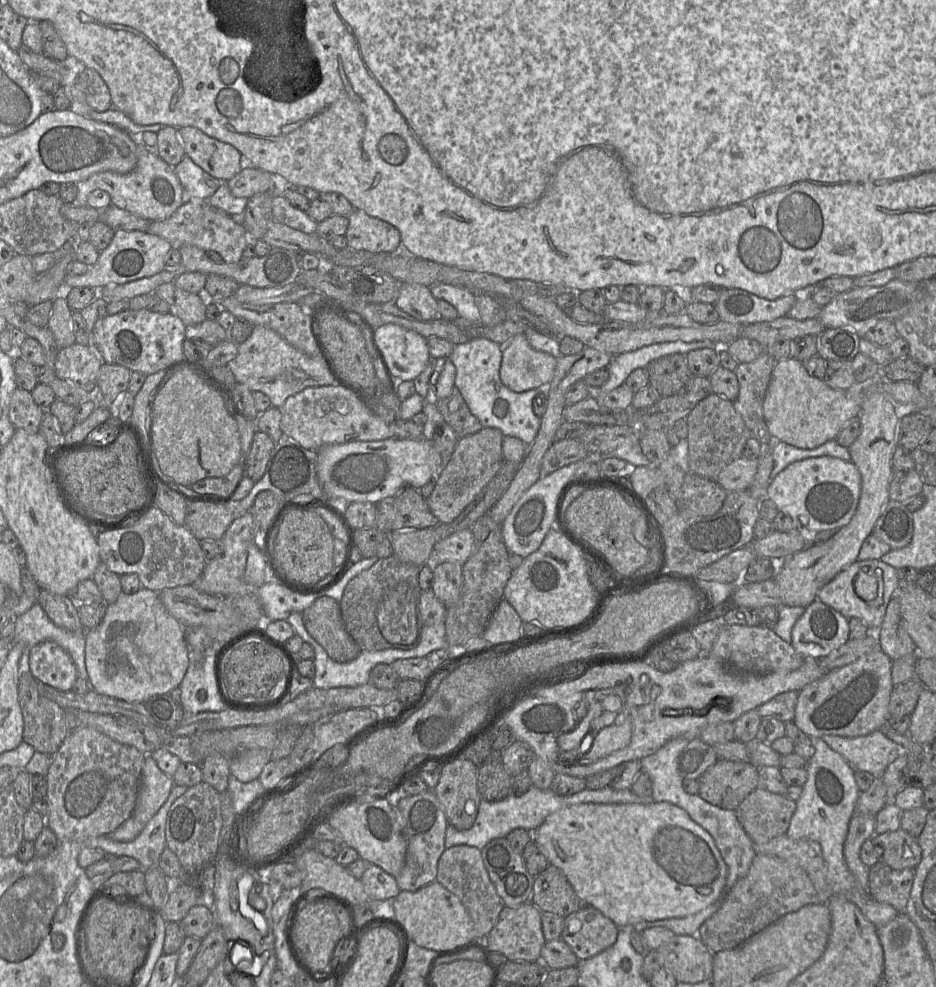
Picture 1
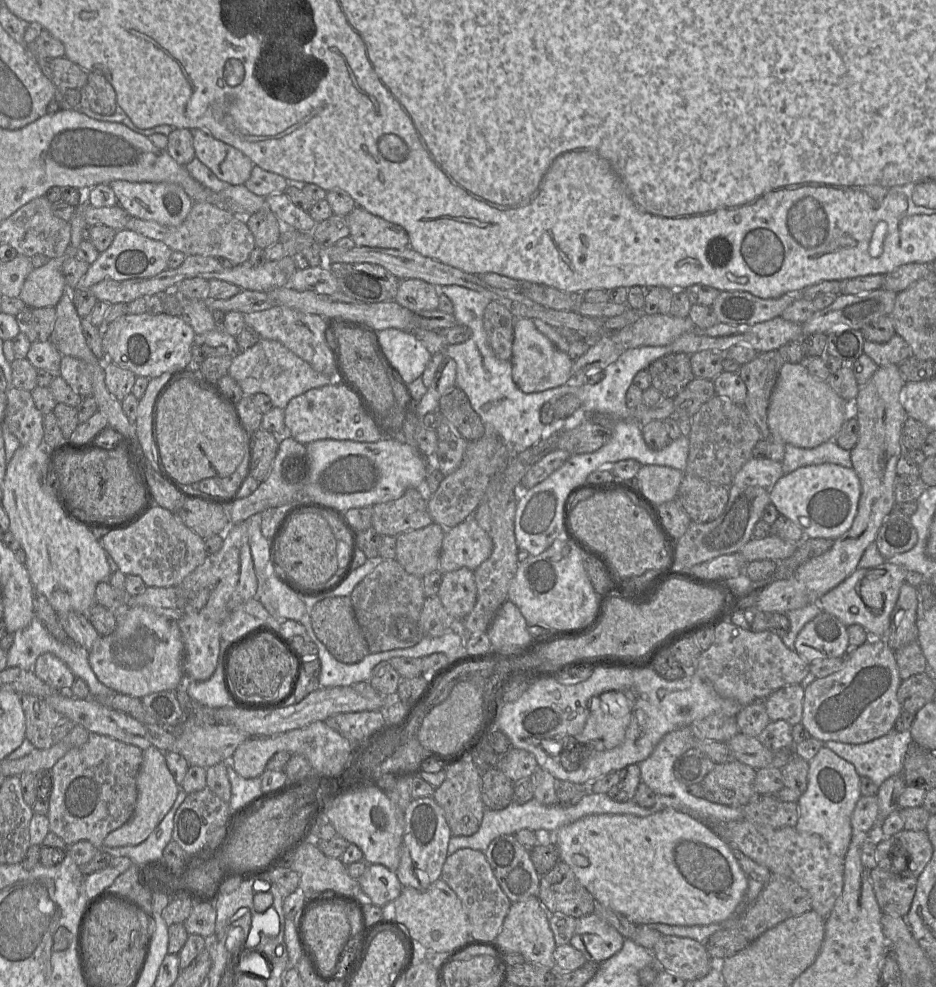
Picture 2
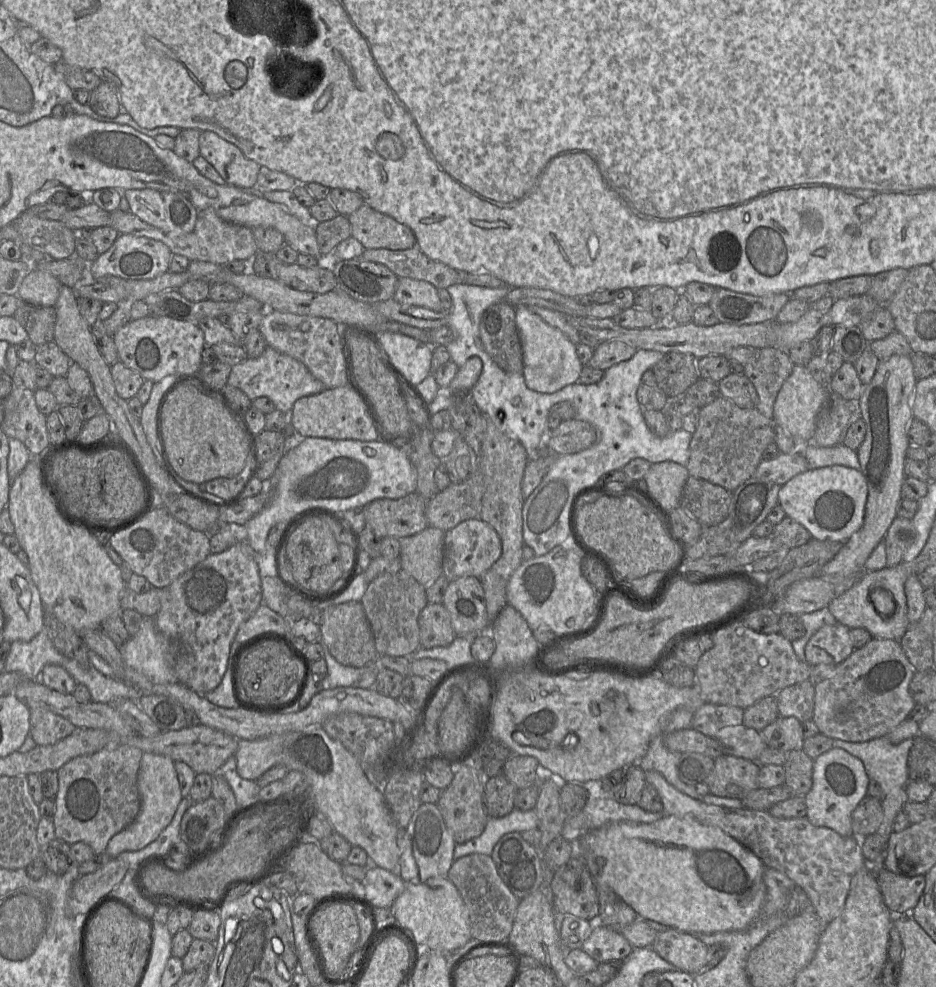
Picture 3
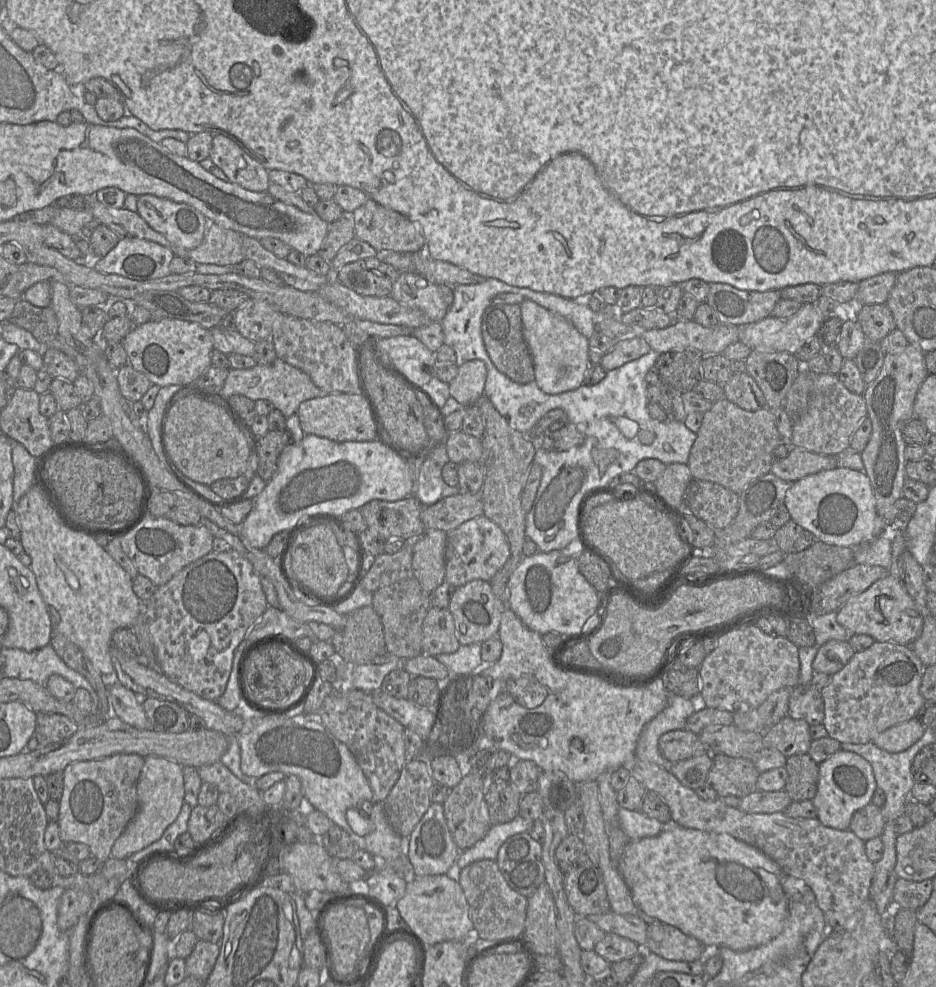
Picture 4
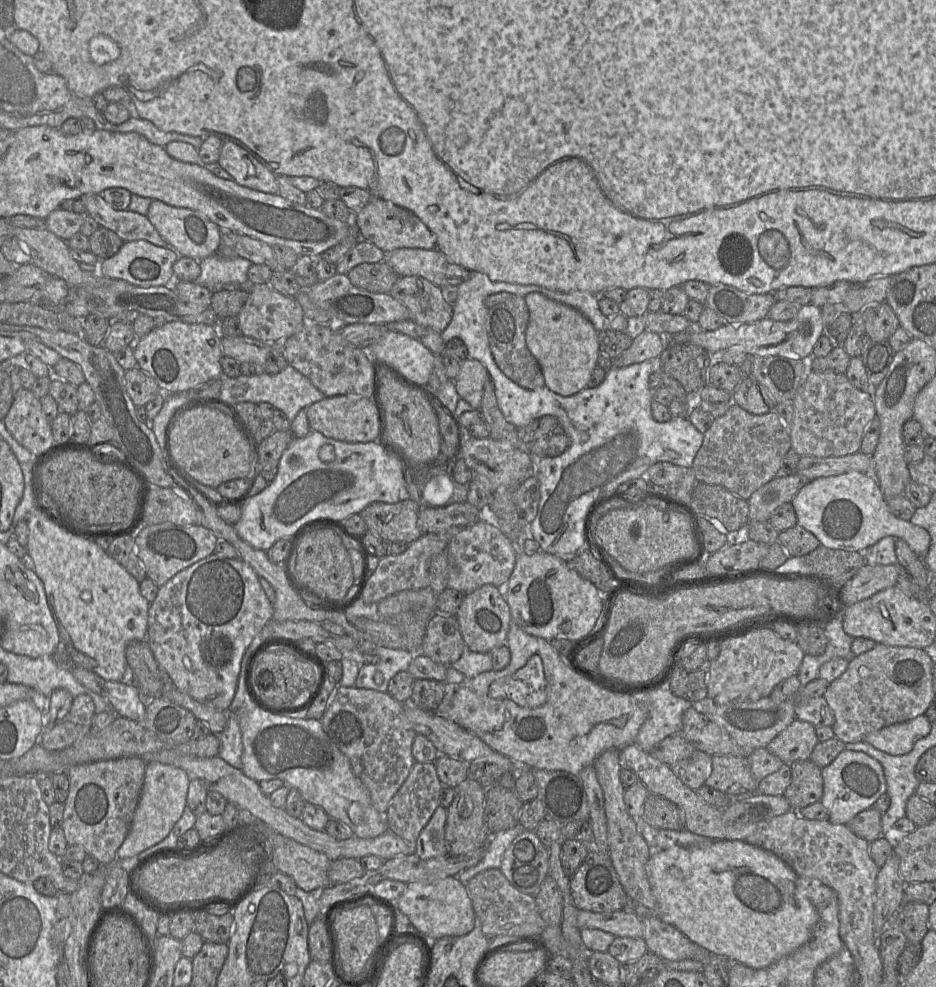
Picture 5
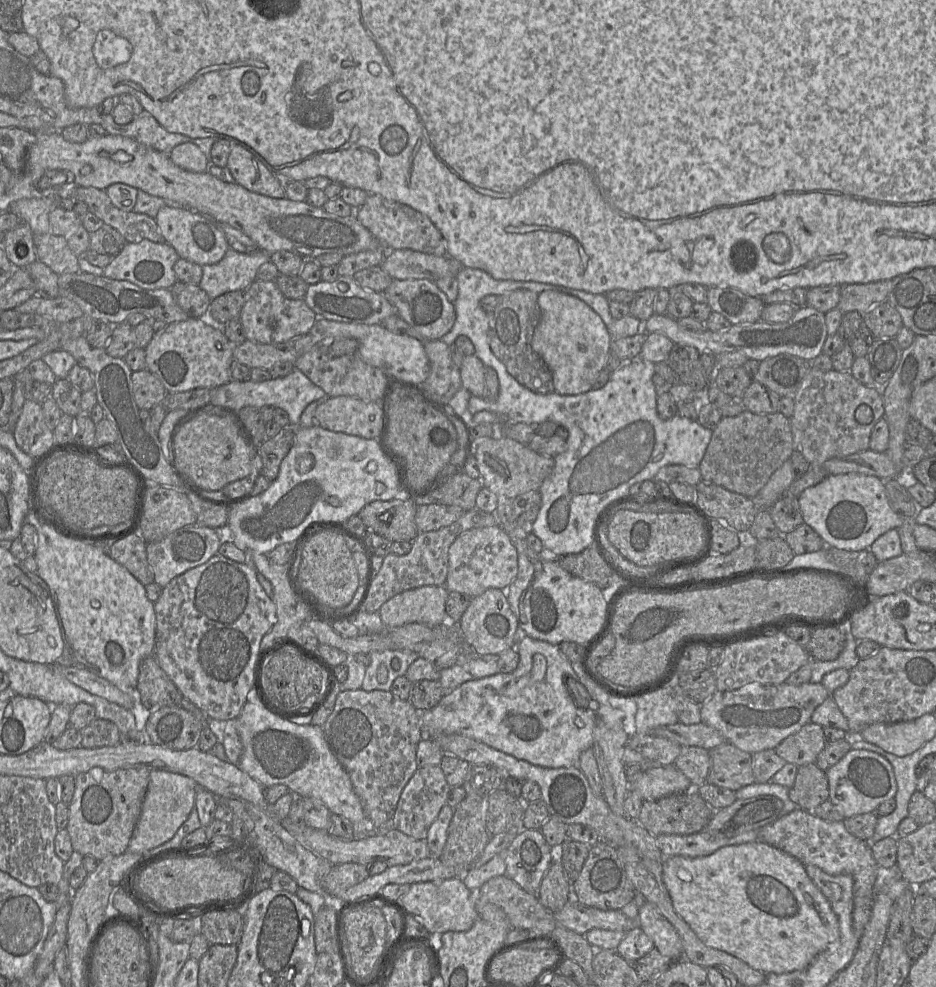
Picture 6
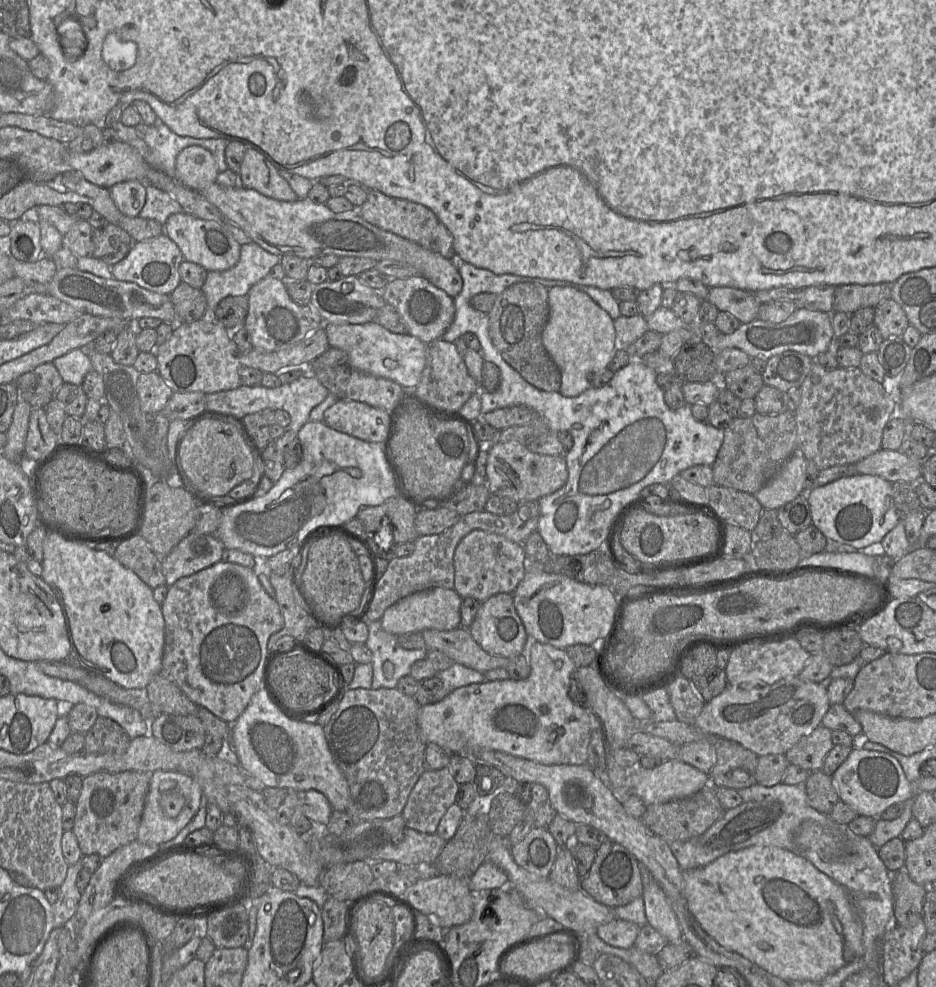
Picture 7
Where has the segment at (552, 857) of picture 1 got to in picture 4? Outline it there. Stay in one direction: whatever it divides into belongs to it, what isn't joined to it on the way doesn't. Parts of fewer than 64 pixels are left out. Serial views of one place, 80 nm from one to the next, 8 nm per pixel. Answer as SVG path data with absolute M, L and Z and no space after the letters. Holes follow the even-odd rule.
M671 820L669 823L663 824L663 830L657 836L631 840L618 862L617 869L628 886L633 902L639 910L659 922L678 929L685 935L695 938L709 950L719 947L738 952L749 950L770 942L783 930L788 914L788 900L781 886L781 880L784 876L781 868L758 849L728 834L685 828Z

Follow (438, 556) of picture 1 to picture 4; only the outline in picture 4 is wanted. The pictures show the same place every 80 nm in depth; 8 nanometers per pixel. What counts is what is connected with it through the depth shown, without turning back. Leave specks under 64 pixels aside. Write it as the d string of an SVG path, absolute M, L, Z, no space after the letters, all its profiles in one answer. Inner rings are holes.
M484 515L475 517L447 532L445 581L455 587L473 580L490 581L509 556L509 543L501 528Z

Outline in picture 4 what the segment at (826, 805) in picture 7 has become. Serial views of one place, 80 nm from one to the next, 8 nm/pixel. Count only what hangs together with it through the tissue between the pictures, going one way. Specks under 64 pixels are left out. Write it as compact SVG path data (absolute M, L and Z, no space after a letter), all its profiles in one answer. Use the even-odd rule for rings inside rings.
M797 754L786 759L788 779L784 791L792 801L812 800L817 792L818 764L808 754Z

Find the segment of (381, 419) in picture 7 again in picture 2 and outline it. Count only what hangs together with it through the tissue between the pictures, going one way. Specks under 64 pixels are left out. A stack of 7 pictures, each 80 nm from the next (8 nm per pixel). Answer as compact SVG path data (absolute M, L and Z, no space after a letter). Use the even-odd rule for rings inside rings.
M335 380L292 398L283 411L287 433L304 445L322 439L357 442L377 442L382 439L371 418L363 411L358 397Z

